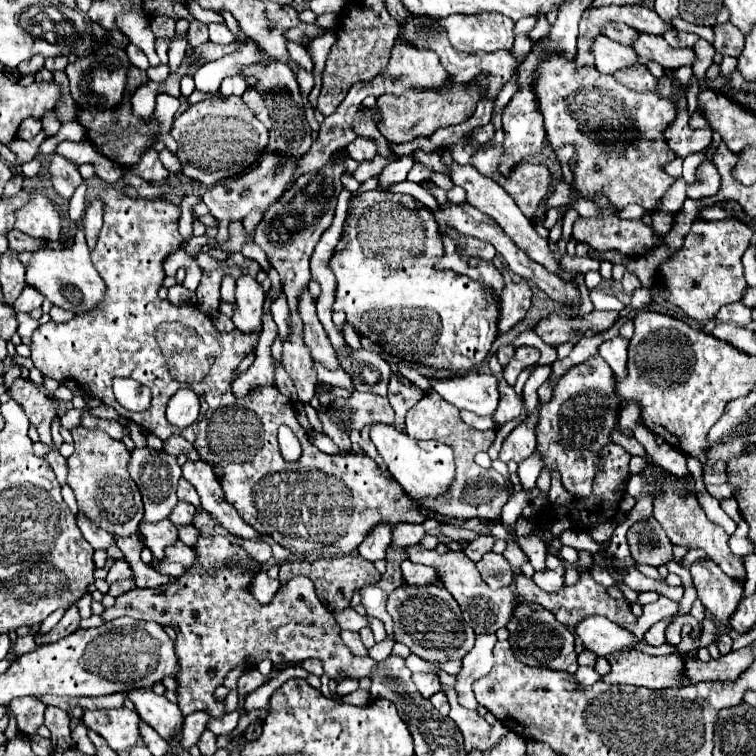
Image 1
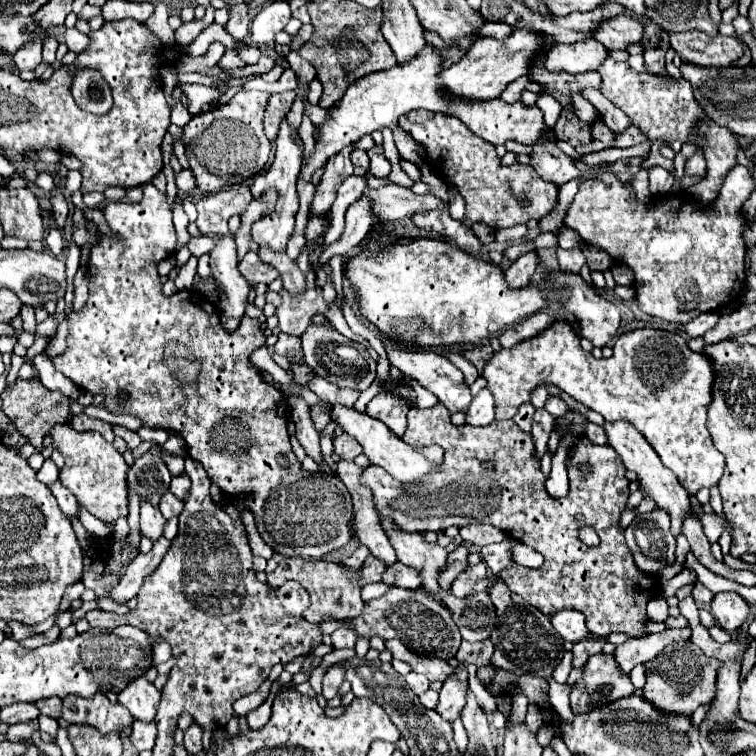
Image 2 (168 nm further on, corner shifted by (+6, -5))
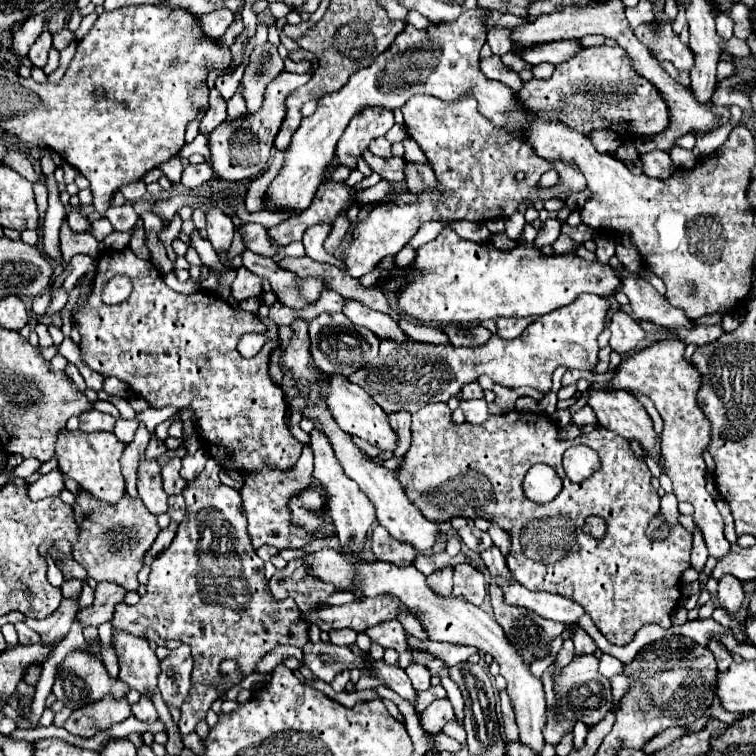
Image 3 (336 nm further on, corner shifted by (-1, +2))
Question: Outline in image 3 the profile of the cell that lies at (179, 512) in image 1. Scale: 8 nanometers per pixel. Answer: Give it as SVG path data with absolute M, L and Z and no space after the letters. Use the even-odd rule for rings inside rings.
M171 458L171 462L161 466L163 470L163 488L167 494L181 494L185 488L185 480L179 476L181 458Z

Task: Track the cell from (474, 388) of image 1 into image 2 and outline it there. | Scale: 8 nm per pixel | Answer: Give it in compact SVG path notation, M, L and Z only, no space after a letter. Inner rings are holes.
M388 345L386 347L386 353L390 357L390 363L394 367L398 367L404 375L416 379L424 389L428 389L430 393L434 393L438 397L440 403L444 403L448 407L450 413L456 413L456 411L466 411L470 407L470 401L472 401L472 393L470 393L470 387L468 383L464 381L464 375L458 367L454 367L446 357L442 355L436 355L432 351L408 351L408 349L398 349L398 347L392 347Z

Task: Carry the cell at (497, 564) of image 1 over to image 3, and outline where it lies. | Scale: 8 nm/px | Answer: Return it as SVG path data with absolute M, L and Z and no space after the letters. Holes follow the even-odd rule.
M457 564L453 568L453 592L451 592L451 596L463 596L473 606L481 606L485 600L483 574L469 564Z

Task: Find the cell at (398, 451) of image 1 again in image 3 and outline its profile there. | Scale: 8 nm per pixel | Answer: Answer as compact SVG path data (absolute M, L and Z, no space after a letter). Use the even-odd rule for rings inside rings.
M333 374L333 376L329 376L327 406L329 406L331 416L333 416L335 422L339 424L339 428L345 430L347 434L359 436L359 438L367 440L369 444L377 446L381 452L395 450L395 448L397 448L397 436L395 436L393 428L389 426L389 420L387 420L387 414L383 412L383 408L381 408L379 404L375 404L361 386L349 382L343 374Z

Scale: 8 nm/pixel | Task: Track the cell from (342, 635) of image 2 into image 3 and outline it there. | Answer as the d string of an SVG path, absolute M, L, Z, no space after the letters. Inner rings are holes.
M349 628L329 632L329 640L331 640L335 646L353 646L353 644L355 644L355 638L357 638L357 632L353 632L353 630L349 630Z

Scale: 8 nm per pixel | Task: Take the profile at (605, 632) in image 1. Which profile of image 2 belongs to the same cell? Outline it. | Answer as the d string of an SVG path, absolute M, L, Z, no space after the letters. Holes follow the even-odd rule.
M562 611L560 615L554 615L552 619L554 629L564 637L564 641L578 643L578 641L590 641L592 633L586 627L584 615L578 611Z

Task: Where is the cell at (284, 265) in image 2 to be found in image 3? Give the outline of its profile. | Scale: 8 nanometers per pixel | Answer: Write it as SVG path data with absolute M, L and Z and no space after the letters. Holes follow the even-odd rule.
M241 224L239 232L243 236L243 244L247 246L247 250L253 250L263 256L273 256L281 250L269 240L269 236L265 236L267 230L261 224Z

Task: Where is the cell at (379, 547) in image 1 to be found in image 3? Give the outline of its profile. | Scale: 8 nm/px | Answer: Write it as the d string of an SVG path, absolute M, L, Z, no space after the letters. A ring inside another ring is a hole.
M323 548L313 554L303 556L303 566L305 570L323 582L331 582L339 588L345 586L357 586L363 590L365 596L379 596L379 594L395 594L409 610L413 610L419 620L423 630L427 632L429 640L435 642L451 642L451 644L463 644L463 646L473 646L481 650L481 654L491 654L499 666L501 666L501 676L507 680L507 692L513 700L515 716L517 716L517 726L521 734L521 742L531 746L533 752L541 752L543 748L543 726L545 726L545 692L543 692L543 682L541 678L535 678L525 664L521 652L507 640L503 628L481 608L473 608L471 604L465 604L465 600L453 600L453 596L433 596L429 592L429 586L425 584L425 574L419 572L415 566L407 568L397 568L389 562L365 562L365 564L353 564L349 556Z

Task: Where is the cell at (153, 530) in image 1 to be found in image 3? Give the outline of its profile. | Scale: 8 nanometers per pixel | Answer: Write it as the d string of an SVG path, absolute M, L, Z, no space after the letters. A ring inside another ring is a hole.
M141 454L139 468L137 468L137 490L147 506L147 510L155 516L161 512L167 512L167 494L163 492L163 482L161 482L161 466L157 464L155 458L147 460L145 454Z

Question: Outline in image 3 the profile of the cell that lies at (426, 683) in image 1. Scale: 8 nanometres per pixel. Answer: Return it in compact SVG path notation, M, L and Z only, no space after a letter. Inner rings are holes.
M411 664L411 666L407 666L407 668L405 668L405 672L407 672L407 676L411 678L411 682L413 682L413 688L415 688L415 690L427 690L427 688L431 686L431 684L429 684L431 674L429 674L429 670L427 670L425 666Z

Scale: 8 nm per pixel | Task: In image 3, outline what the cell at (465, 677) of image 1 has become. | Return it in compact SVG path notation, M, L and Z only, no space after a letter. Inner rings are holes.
M435 700L419 714L421 728L427 734L439 734L449 718L453 718L453 706L449 700Z

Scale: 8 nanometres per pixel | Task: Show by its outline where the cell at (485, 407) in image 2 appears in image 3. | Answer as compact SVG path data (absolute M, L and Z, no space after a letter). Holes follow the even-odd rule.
M459 400L459 408L463 410L465 422L469 424L483 424L489 418L485 400Z

